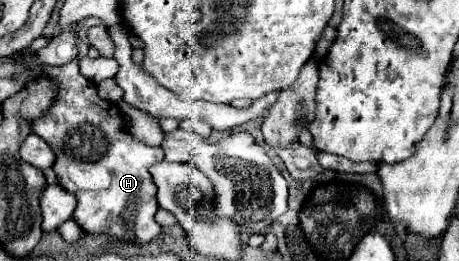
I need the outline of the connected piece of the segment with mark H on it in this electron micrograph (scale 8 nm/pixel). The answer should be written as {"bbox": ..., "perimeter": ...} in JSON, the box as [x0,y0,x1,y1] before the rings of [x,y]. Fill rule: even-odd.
{"bbox":[32,61,164,245],"perimeter":[[[78,61],[42,69],[36,79],[42,77],[56,79],[60,93],[54,107],[36,119],[32,129],[56,153],[54,171],[60,177],[60,187],[78,199],[74,221],[86,233],[104,233],[136,245],[156,239],[160,235],[160,225],[154,219],[158,211],[156,185],[148,169],[164,159],[162,147],[146,145],[126,131],[118,105],[98,97],[96,83],[80,73]]]}

